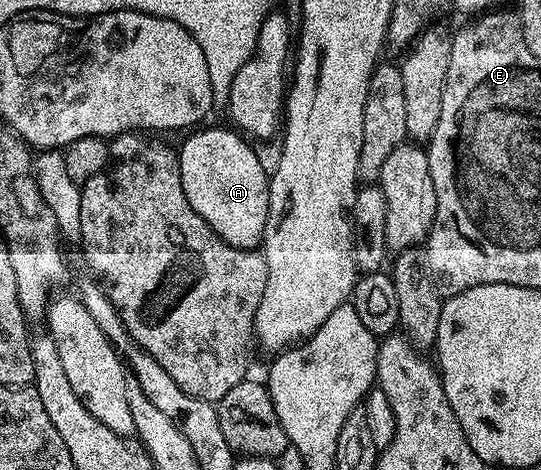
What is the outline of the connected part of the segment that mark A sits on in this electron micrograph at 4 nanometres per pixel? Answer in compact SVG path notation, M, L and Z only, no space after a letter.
M208 126L185 134L188 136L184 144L178 147L186 201L194 205L194 213L198 213L198 217L202 217L202 221L206 221L206 225L210 225L210 229L222 237L222 241L247 251L259 248L264 242L270 205L269 172L262 169L257 148L252 148L253 144L241 132L227 126Z

